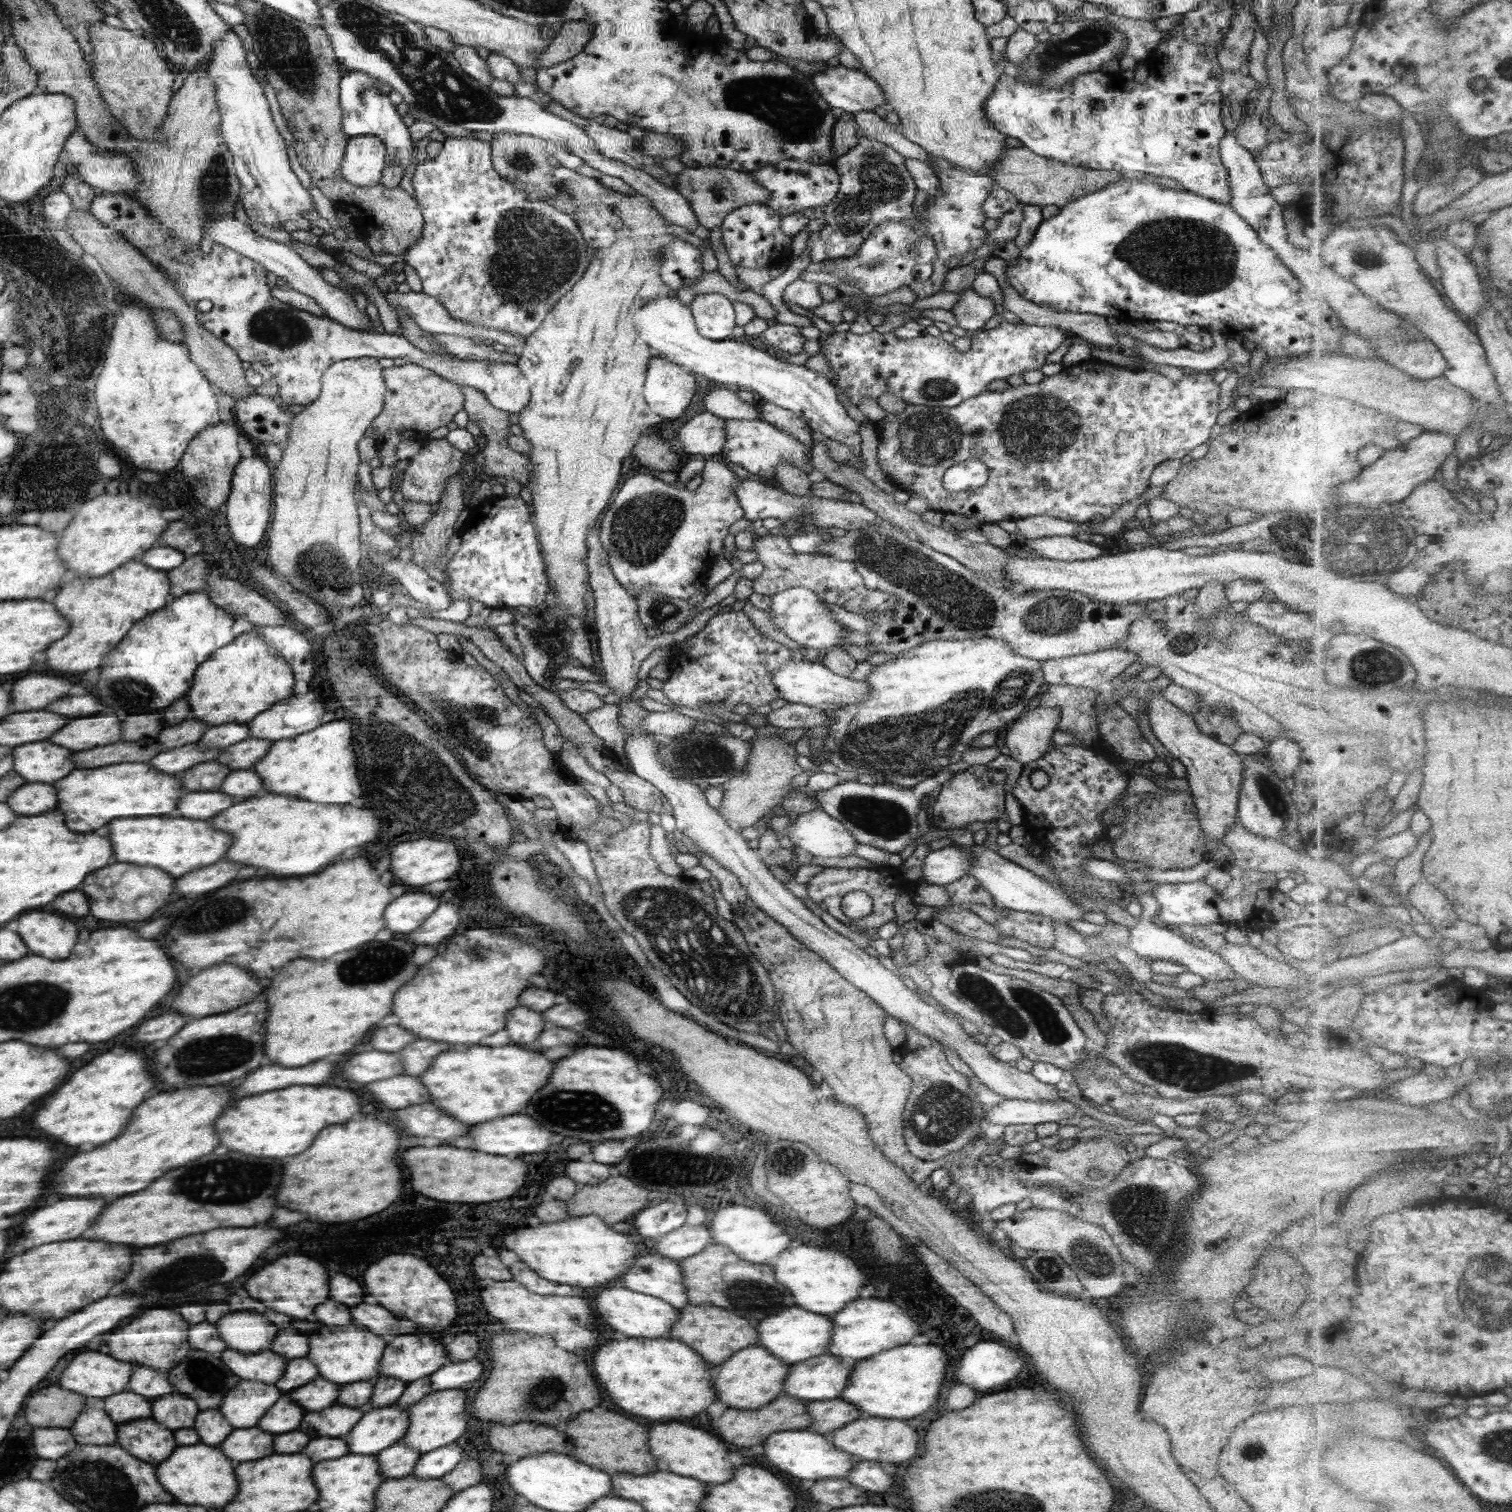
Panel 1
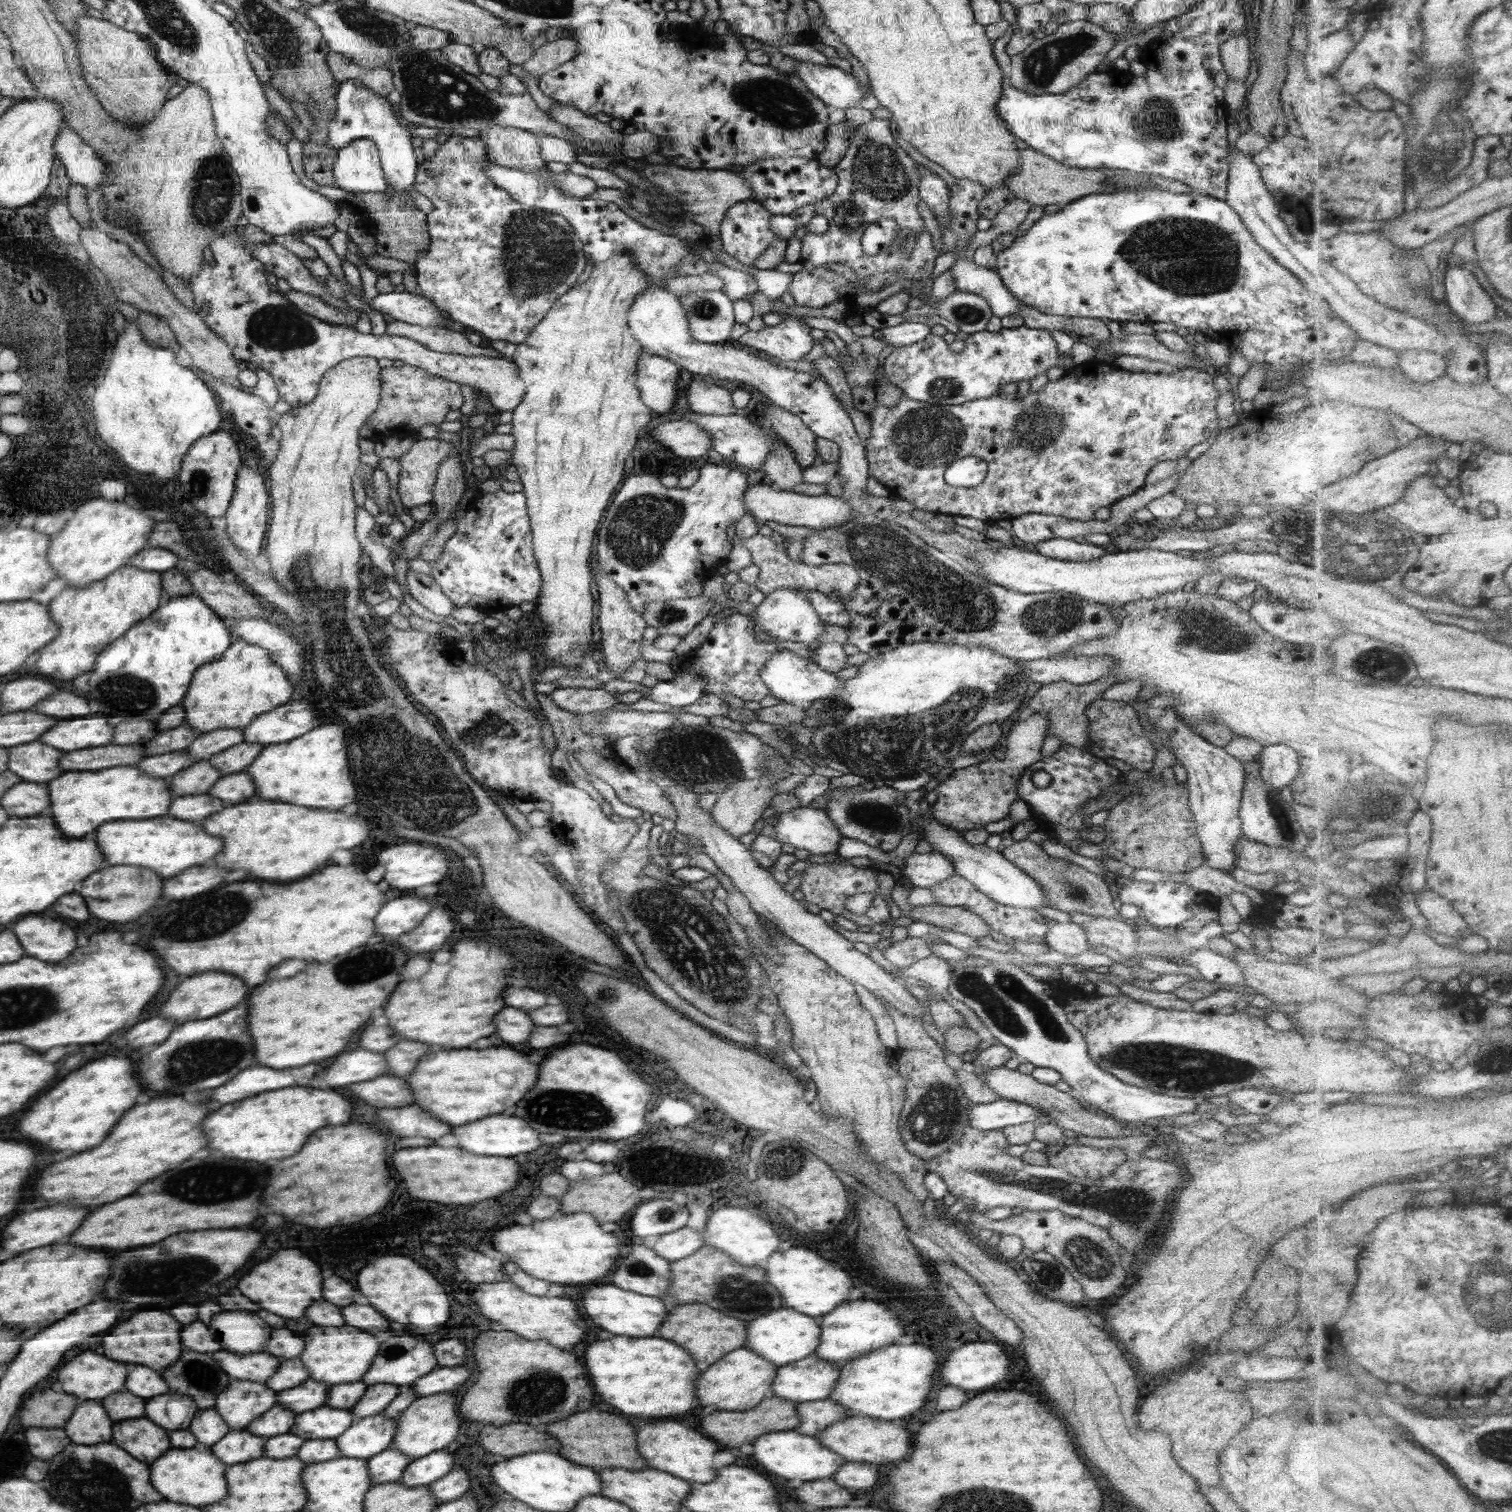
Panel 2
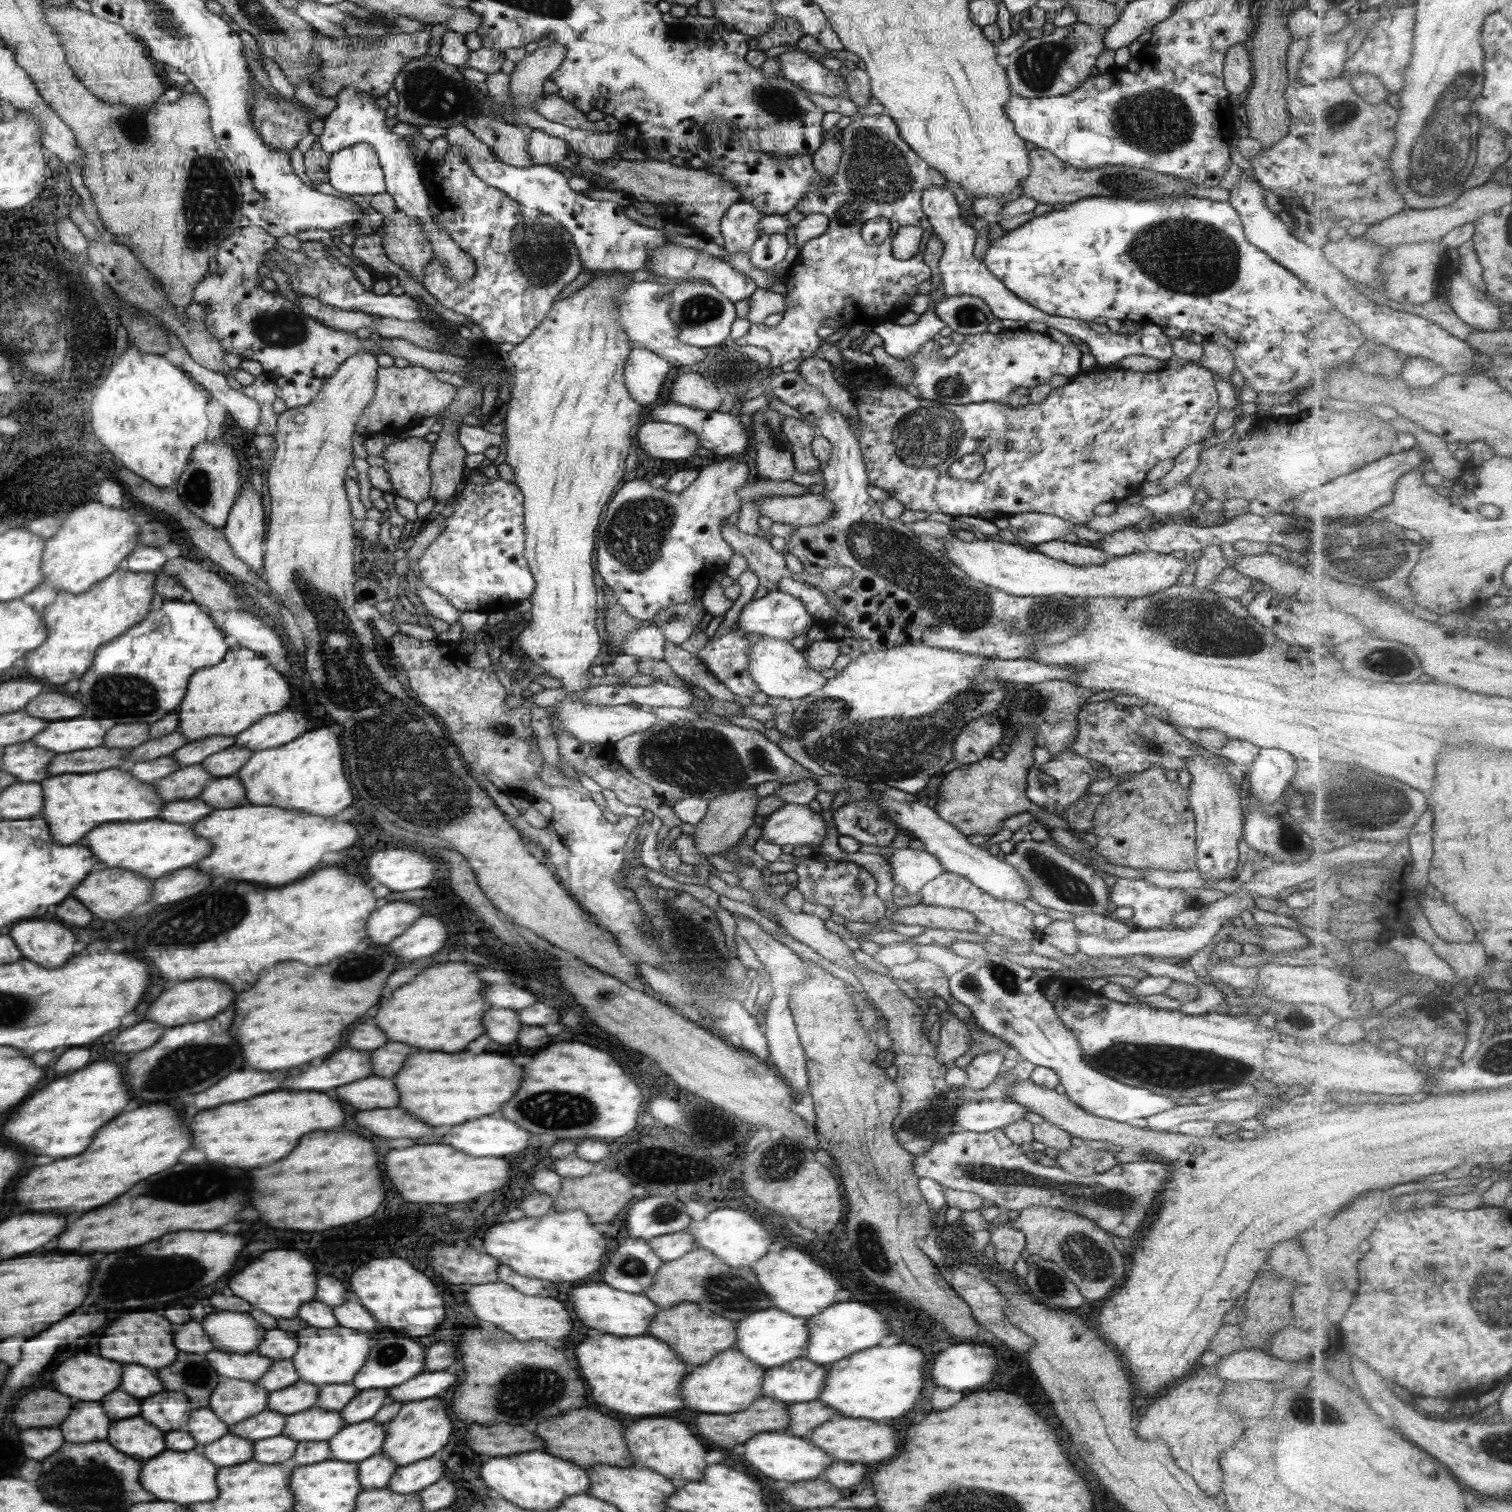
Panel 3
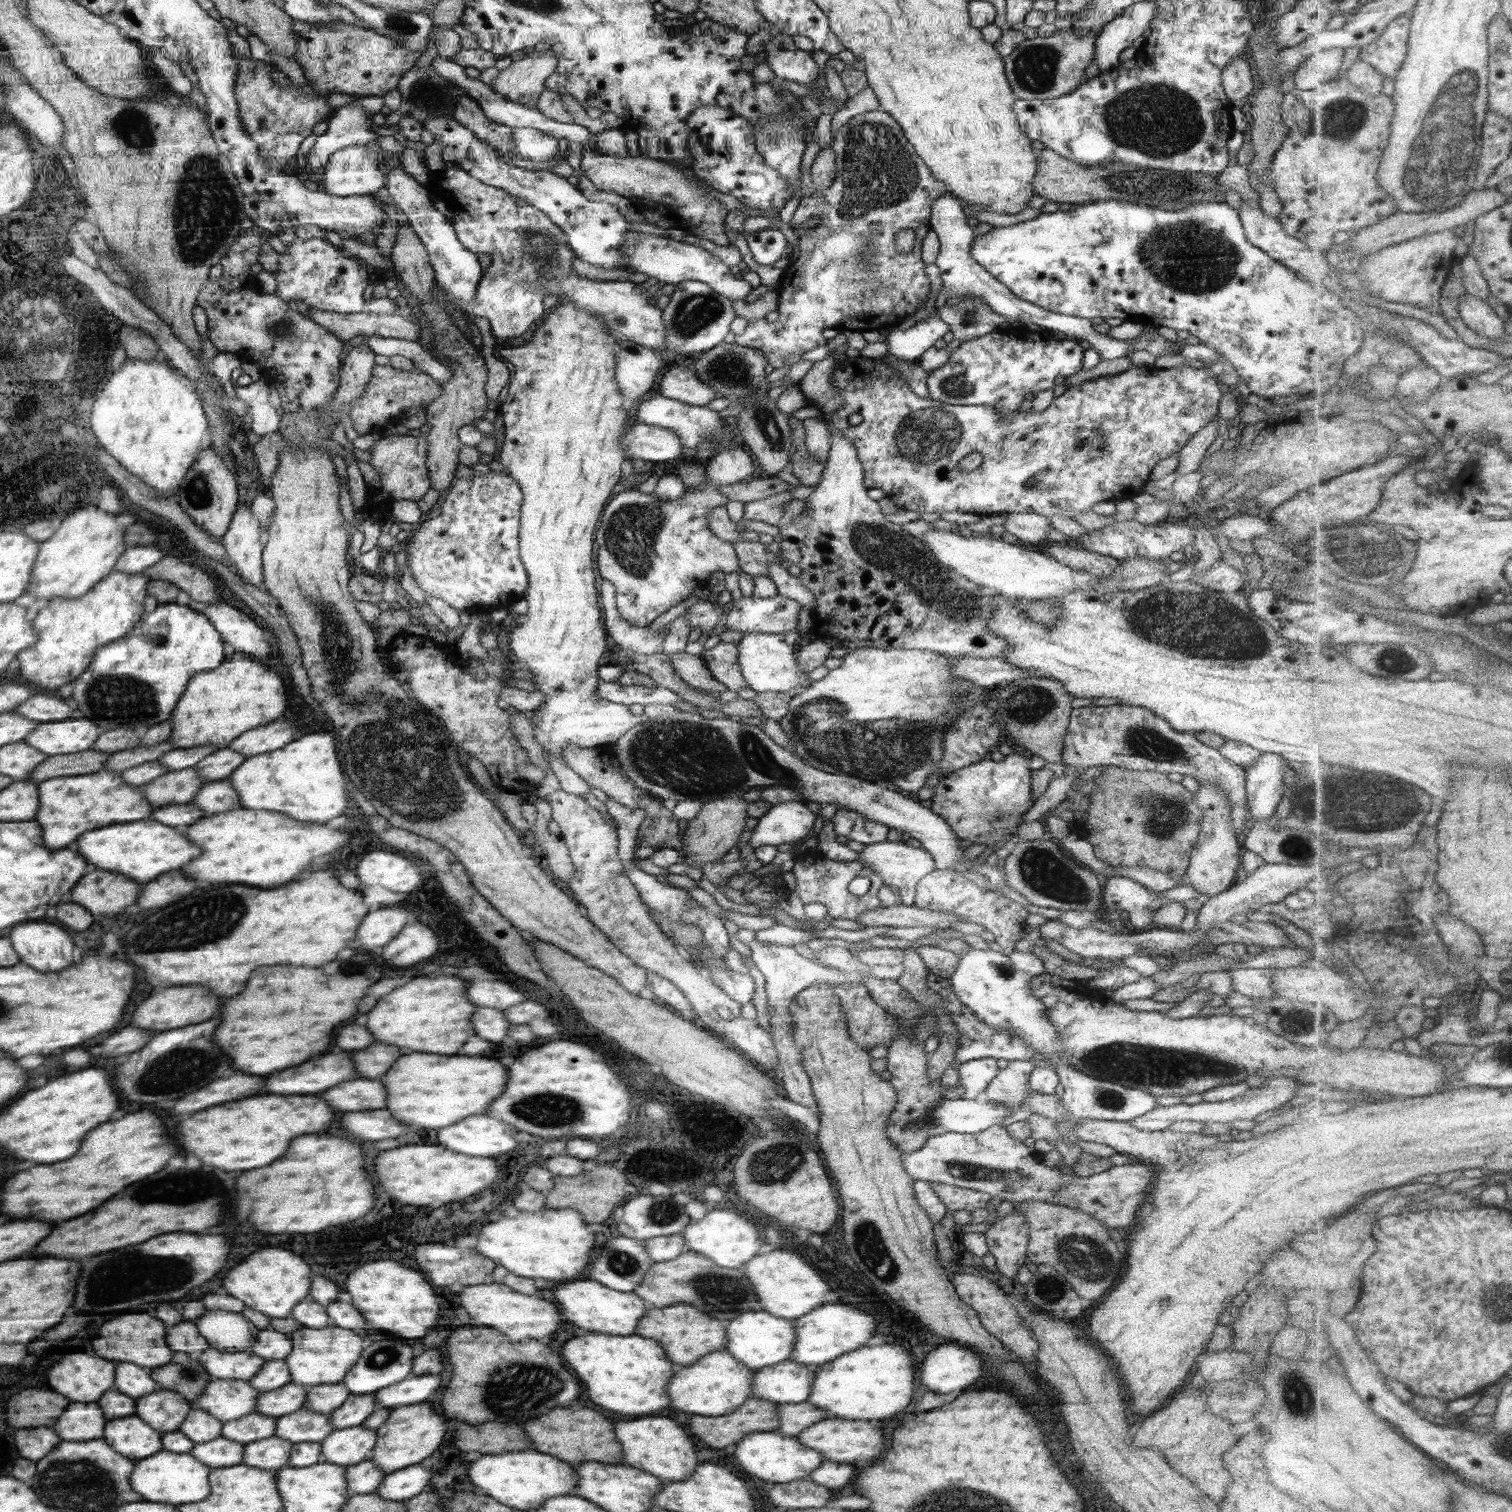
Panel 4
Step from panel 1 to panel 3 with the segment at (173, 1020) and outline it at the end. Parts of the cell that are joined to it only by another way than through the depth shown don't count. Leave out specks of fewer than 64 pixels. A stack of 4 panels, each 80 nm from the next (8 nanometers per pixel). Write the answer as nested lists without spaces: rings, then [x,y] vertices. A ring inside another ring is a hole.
[[[140,1022],[114,1038],[116,1052],[138,1052],[154,1046],[161,1039],[162,1032],[167,1026],[160,1026],[156,1022]]]

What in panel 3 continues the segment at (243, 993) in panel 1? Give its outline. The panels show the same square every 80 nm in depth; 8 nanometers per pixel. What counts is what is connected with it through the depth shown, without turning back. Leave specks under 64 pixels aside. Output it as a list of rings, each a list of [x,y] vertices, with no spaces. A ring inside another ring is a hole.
[[[198,978],[198,980],[184,980],[174,984],[170,990],[164,990],[148,1008],[146,1020],[154,1020],[162,1026],[172,1027],[186,1024],[190,1022],[198,1022],[198,1020],[206,1020],[216,1016],[218,1012],[226,1010],[232,1006],[236,998],[236,992],[226,984],[226,982],[218,982],[218,980],[210,980],[210,978]]]

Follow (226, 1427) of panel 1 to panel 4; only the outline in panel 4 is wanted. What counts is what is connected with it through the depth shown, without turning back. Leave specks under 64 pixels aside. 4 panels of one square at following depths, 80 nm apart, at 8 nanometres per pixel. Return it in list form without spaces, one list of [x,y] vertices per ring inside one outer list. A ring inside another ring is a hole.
[[[192,1408],[179,1430],[195,1443],[208,1442],[221,1436],[223,1422],[204,1409]]]

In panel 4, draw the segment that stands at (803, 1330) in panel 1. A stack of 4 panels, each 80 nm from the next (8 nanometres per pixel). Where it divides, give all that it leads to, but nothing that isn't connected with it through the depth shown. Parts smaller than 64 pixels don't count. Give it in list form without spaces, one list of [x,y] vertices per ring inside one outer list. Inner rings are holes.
[[[762,1310],[744,1312],[726,1321],[725,1324],[727,1347],[724,1349],[752,1370],[774,1366],[791,1358],[795,1338],[797,1338],[795,1319],[780,1318]]]

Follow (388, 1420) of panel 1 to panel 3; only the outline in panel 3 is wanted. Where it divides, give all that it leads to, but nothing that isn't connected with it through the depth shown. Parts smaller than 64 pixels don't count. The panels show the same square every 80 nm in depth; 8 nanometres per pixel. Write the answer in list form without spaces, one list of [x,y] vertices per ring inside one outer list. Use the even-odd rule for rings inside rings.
[[[370,1419],[342,1427],[336,1436],[327,1440],[331,1458],[358,1463],[380,1453],[386,1438],[385,1425]]]

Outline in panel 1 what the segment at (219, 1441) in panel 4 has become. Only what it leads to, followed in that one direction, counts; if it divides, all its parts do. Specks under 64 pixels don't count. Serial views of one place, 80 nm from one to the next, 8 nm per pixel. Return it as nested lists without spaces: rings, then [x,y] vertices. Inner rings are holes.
[[[260,1428],[233,1429],[218,1448],[227,1455],[230,1454],[230,1458],[236,1462],[248,1462],[274,1454],[274,1436]]]

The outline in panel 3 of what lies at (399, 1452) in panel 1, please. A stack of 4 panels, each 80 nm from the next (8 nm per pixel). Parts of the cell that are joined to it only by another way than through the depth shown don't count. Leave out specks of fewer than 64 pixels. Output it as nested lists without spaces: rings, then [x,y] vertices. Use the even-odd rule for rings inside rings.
[[[382,1452],[361,1460],[358,1462],[361,1486],[366,1490],[388,1487],[398,1467],[398,1463]]]

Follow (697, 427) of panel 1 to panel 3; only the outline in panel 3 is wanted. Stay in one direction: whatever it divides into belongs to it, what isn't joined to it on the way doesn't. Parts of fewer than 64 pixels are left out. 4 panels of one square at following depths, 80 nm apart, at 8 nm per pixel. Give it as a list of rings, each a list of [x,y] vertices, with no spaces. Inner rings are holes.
[[[645,421],[637,428],[634,444],[649,456],[663,461],[686,460],[699,448],[695,432],[680,425],[656,421]]]

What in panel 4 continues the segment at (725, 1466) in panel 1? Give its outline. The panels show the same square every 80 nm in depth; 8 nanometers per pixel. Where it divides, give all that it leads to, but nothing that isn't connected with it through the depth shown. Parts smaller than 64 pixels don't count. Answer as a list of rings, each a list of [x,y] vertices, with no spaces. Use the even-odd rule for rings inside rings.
[[[644,1416],[628,1422],[616,1422],[616,1438],[624,1448],[624,1465],[645,1470],[657,1476],[663,1483],[678,1482],[693,1476],[701,1463],[696,1452],[701,1450],[696,1438],[688,1436],[684,1426],[664,1416]]]

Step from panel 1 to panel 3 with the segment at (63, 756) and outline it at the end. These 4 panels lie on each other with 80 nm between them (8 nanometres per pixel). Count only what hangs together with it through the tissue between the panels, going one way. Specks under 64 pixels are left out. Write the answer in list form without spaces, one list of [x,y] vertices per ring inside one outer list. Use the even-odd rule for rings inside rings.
[[[24,742],[18,746],[8,746],[6,750],[6,772],[14,774],[22,782],[42,782],[48,778],[48,764],[56,756],[54,752],[36,746],[34,742]]]

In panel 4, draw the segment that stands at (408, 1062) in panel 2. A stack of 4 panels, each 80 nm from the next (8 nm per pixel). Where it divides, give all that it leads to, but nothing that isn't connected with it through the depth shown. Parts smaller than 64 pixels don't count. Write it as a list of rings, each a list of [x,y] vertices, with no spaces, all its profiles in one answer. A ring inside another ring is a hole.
[[[372,1044],[366,1050],[358,1050],[352,1054],[352,1062],[360,1074],[360,1078],[372,1078],[378,1080],[382,1078],[390,1066],[402,1056],[402,1050],[399,1046],[392,1044]]]

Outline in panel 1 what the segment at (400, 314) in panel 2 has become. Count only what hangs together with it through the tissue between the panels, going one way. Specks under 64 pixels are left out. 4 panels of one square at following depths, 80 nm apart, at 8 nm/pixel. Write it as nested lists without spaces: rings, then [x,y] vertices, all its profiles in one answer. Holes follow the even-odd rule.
[[[399,291],[389,292],[385,294],[386,300],[389,305],[396,309],[402,309],[410,316],[410,320],[414,320],[422,331],[438,335],[458,335],[466,338],[478,338],[478,340],[492,340],[492,347],[501,348],[514,348],[514,355],[517,357],[522,354],[523,346],[526,344],[526,337],[518,337],[516,334],[510,332],[500,332],[500,330],[492,330],[492,328],[482,328],[482,326],[472,326],[468,322],[456,320],[450,316],[448,309],[437,301],[437,298],[431,297],[429,294],[423,292],[409,291],[408,293],[400,293]]]

